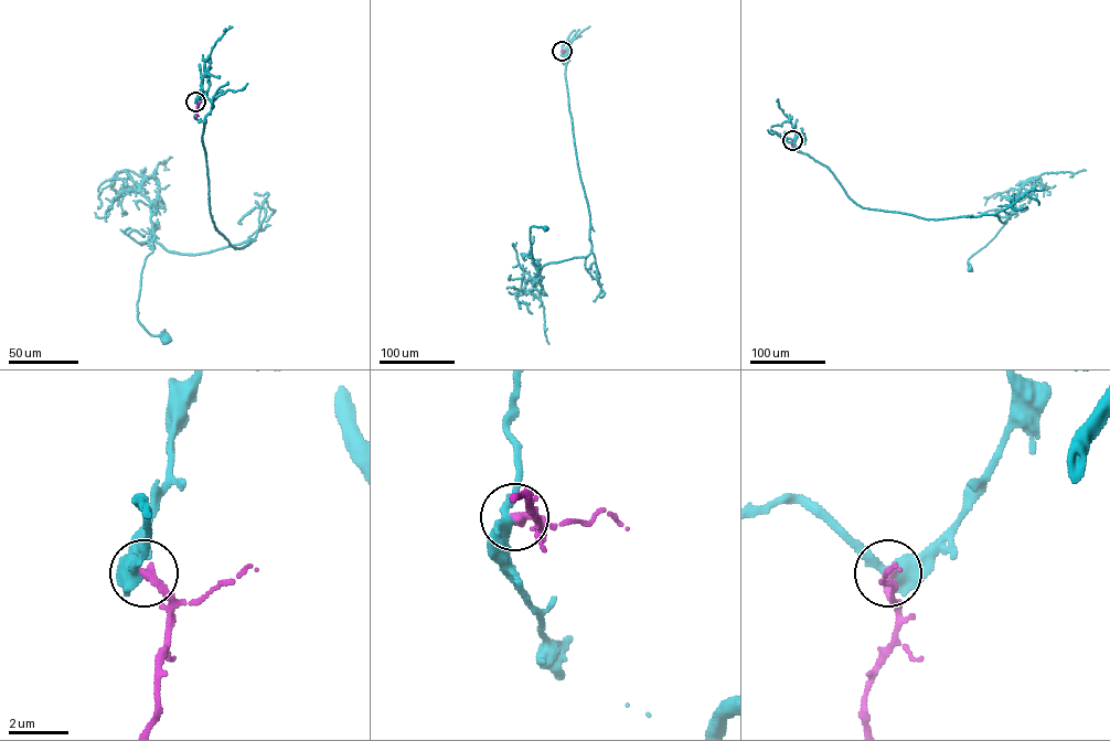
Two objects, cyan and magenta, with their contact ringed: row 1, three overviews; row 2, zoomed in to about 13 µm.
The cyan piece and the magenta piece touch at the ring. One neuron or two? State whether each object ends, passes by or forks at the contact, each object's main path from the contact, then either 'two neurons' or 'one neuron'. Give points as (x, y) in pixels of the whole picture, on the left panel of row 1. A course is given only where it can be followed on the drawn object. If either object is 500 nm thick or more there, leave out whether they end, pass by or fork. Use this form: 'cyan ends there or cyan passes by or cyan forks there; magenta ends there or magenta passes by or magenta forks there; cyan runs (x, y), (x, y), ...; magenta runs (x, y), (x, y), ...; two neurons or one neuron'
cyan passes by; magenta ends there; cyan runs (195, 101), (212, 105), (212, 219), (234, 247), (252, 239), (188, 254), (153, 238), (137, 319), (166, 340); magenta runs (195, 101), (199, 116); two neurons

